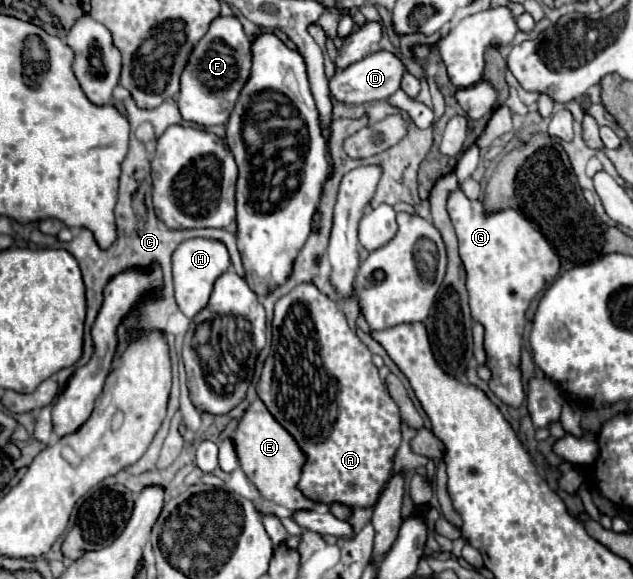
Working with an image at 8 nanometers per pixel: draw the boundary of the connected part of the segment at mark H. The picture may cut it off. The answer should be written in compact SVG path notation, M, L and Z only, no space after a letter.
M187 239L173 253L173 281L175 281L175 301L177 307L191 319L195 317L213 291L215 279L231 267L227 247L221 241L213 239Z

